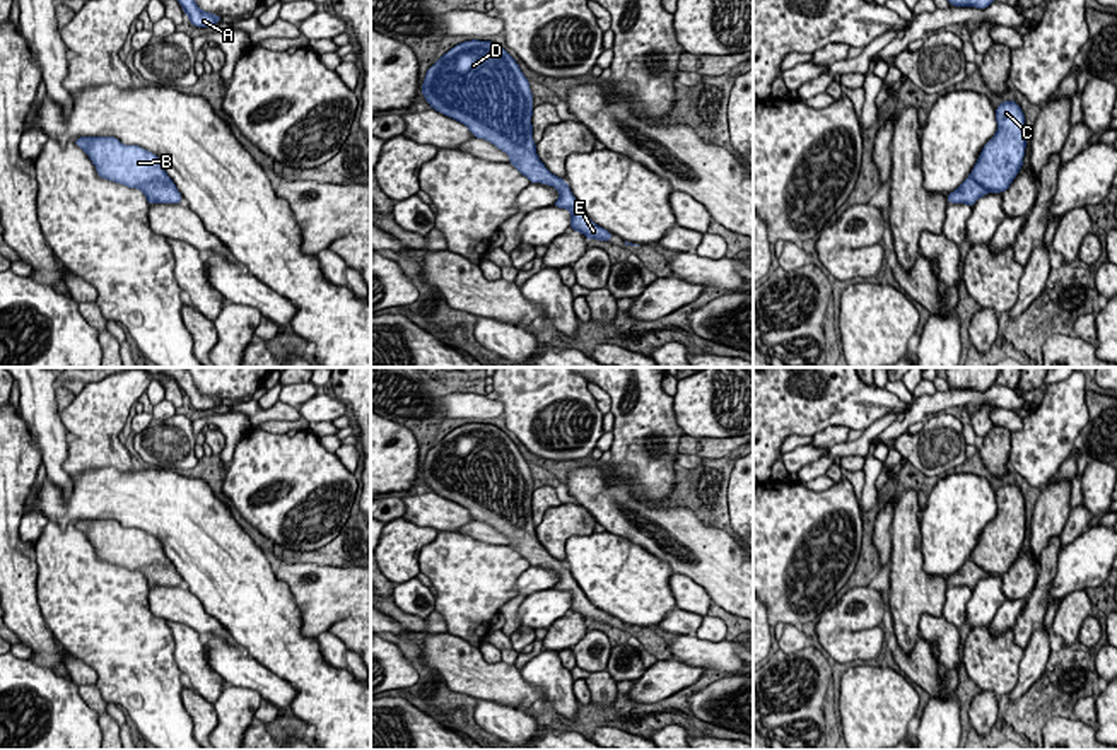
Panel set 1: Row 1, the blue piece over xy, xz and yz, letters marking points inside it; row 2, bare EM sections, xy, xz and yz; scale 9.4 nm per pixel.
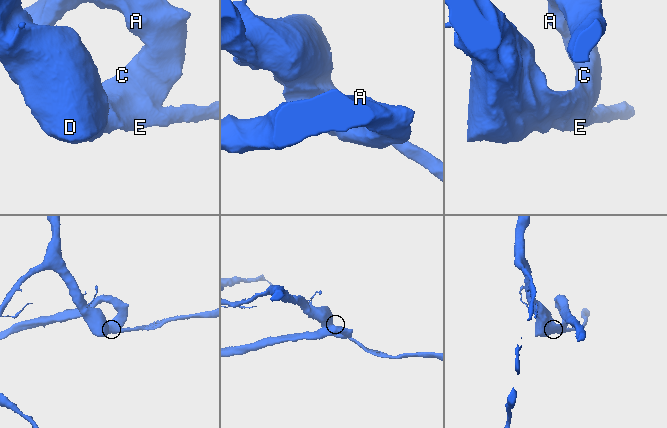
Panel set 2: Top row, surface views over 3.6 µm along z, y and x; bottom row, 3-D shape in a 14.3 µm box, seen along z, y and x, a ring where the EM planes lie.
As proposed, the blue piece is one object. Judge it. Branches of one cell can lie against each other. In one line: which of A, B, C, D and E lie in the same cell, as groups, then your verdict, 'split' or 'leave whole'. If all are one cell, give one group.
A B C D E; leave whole

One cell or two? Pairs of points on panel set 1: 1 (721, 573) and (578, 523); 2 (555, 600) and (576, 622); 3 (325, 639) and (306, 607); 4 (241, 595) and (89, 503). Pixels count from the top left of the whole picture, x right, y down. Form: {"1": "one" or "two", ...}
{"1": "two", "2": "two", "3": "two", "4": "one"}

